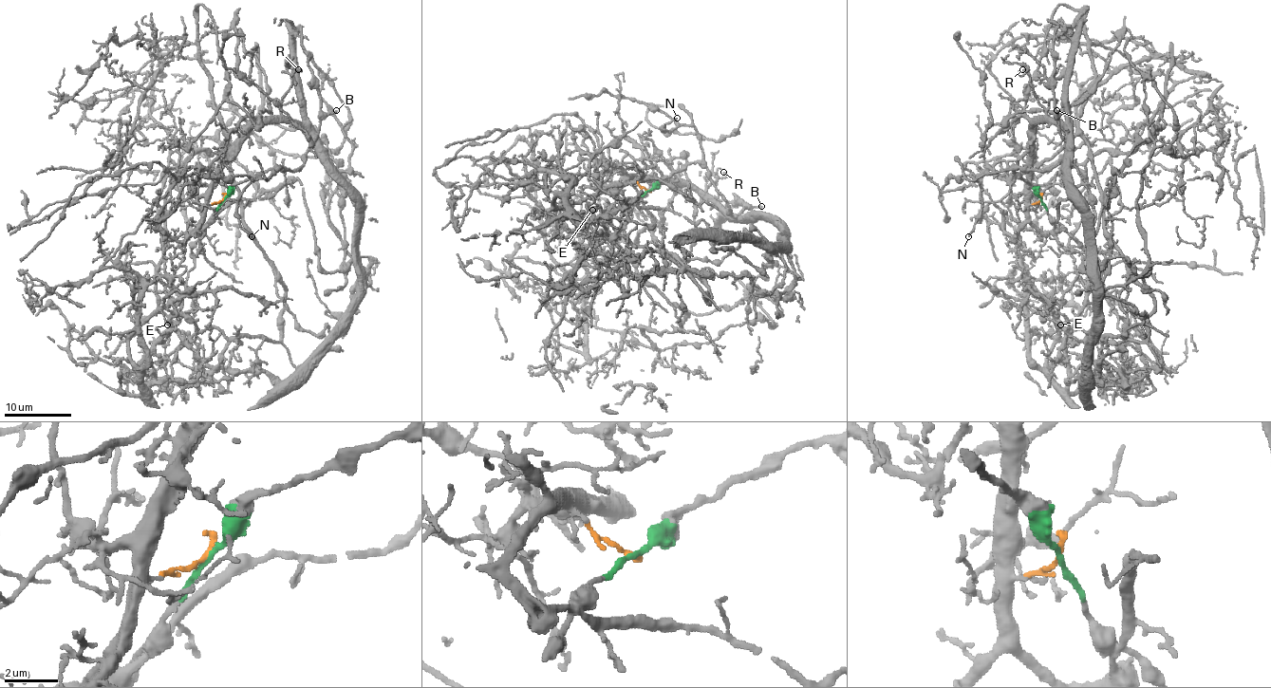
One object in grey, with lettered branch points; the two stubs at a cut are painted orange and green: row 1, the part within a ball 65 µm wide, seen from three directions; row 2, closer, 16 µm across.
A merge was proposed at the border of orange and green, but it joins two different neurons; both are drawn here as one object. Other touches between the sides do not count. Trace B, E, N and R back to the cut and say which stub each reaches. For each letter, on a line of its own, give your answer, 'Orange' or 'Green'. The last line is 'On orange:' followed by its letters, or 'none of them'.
B: Green
E: Green
N: Green
R: Orange
On orange: R

